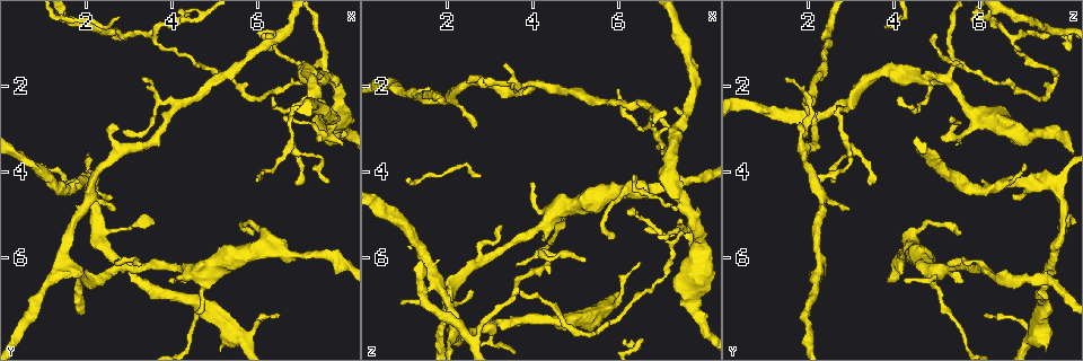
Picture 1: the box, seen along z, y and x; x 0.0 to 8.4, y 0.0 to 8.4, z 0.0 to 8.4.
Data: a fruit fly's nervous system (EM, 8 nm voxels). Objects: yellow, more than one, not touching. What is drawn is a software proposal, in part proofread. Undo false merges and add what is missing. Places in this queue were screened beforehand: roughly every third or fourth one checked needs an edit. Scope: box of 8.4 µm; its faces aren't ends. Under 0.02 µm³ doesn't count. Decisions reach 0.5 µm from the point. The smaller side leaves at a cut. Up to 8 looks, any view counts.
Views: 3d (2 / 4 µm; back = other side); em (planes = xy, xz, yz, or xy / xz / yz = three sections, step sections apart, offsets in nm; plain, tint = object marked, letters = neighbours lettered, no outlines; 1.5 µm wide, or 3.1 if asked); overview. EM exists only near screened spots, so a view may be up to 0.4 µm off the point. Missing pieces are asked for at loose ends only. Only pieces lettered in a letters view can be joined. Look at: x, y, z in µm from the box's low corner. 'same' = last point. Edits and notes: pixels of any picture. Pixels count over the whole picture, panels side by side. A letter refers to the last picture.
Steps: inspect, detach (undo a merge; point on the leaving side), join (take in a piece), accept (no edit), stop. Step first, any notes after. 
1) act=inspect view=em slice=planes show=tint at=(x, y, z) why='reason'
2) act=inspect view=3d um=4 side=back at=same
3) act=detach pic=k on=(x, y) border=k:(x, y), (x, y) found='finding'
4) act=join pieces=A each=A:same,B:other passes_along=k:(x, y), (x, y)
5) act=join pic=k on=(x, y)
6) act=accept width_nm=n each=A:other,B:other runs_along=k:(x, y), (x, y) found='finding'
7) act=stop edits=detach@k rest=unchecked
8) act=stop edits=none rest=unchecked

act=inspect view=3d um=2 at=(3.95, 6.55, 4.20) why='thin end'

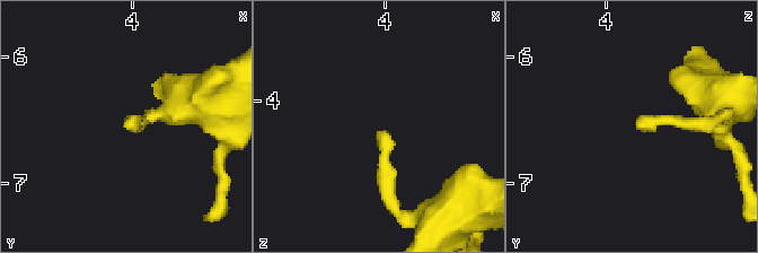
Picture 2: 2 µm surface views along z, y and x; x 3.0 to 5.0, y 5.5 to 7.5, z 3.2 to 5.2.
act=inspect view=em slice=xy step=8 show=tint at=(3.94, 6.54, 4.24) why='now the EM'

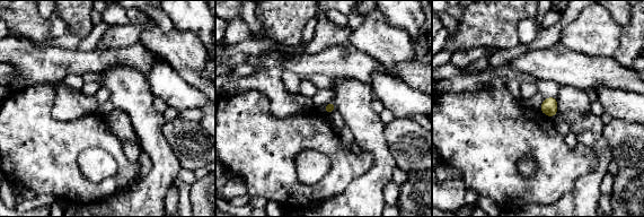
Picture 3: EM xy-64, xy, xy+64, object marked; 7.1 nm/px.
act=inspect view=em slice=planes show=letters at=same why='another direction'

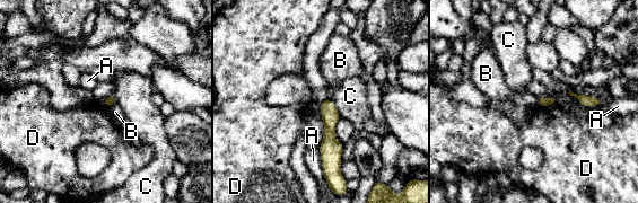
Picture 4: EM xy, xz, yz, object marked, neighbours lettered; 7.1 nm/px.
act=accept each=A:other,B:other,C:other,D:other runs_along=4:(328, 103), (329, 165), (326, 169) found='none of them fits'

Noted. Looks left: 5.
act=inspect view=em slice=planes show=plain at=(6.00, 5.40, 5.50) why='free end'

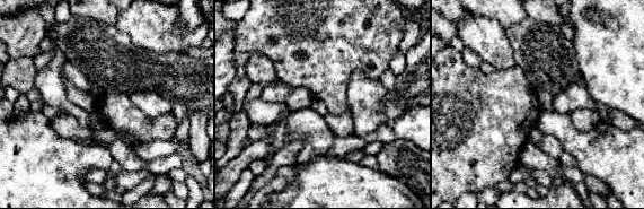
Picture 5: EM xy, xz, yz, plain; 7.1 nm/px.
act=inspect view=em slice=planes show=tint at=same why='where the object lies'

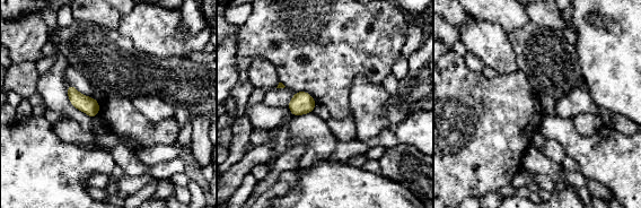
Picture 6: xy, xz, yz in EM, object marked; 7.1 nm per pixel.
act=inspect view=em slice=planes show=letters at=same

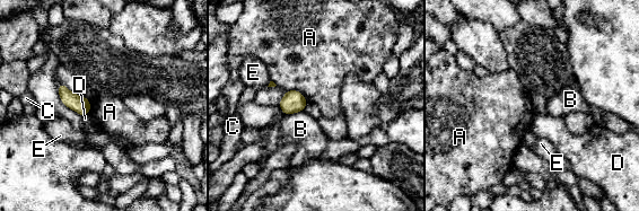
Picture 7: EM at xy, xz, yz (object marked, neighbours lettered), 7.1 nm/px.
act=accept each=A:other,B:other,C:other,D:other,E:other found='no lettered piece goes on from it'

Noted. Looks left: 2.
act=inspect view=em slice=planes show=letters at=(7.70, 1.85, 5.20) why='sudden change in width'

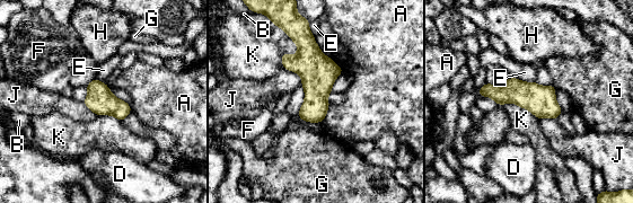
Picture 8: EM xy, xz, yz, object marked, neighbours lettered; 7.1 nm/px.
act=accept width_nm=200 each=A:other,B:other,D:other,E:other,F:other,G:other,H:other,J:other,K:other found='continuous, no second neuron'

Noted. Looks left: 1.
act=stop edits=none rest=unchecked

